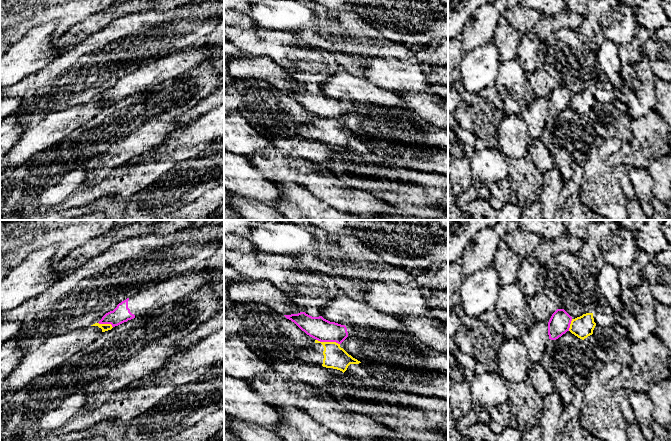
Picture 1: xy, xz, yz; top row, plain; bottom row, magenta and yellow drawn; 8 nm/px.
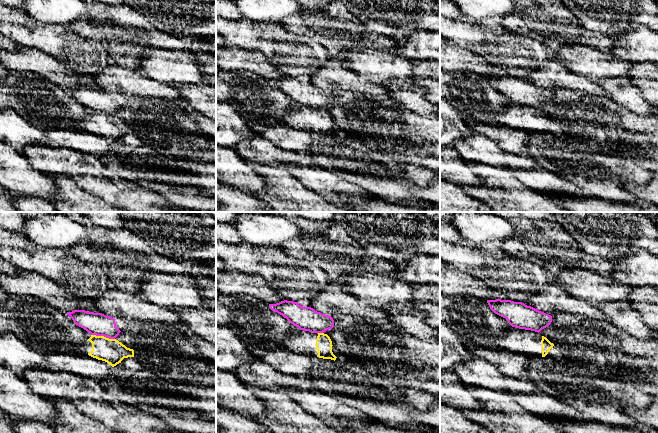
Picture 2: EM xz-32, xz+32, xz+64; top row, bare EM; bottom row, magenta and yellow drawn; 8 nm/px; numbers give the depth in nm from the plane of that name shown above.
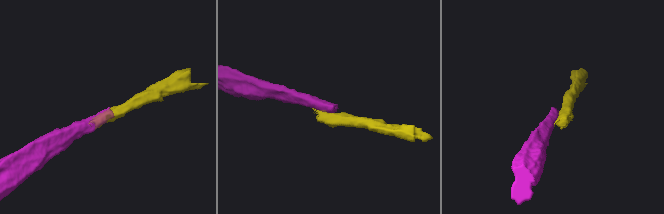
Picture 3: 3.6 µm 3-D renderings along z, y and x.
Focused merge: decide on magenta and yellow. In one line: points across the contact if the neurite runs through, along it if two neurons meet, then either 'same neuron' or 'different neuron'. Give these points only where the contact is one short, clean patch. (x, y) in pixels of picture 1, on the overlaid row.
border xz (316, 339), (337, 342), (339, 344); different neuron

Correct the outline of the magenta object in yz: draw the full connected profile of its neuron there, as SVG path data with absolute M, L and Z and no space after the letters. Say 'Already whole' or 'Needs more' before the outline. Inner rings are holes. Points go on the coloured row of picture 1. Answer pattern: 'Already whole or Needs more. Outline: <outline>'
Already whole. Outline: M557 309L548 322L549 339L556 340L569 331L572 317L564 310Z

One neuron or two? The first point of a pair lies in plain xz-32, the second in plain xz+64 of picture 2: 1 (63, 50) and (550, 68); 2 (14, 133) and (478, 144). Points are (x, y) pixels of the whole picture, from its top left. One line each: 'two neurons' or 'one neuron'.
1: two neurons
2: two neurons

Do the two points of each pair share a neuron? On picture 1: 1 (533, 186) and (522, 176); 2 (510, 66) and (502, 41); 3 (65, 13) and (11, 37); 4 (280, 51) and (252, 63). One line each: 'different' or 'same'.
1: same
2: different
3: same
4: different

